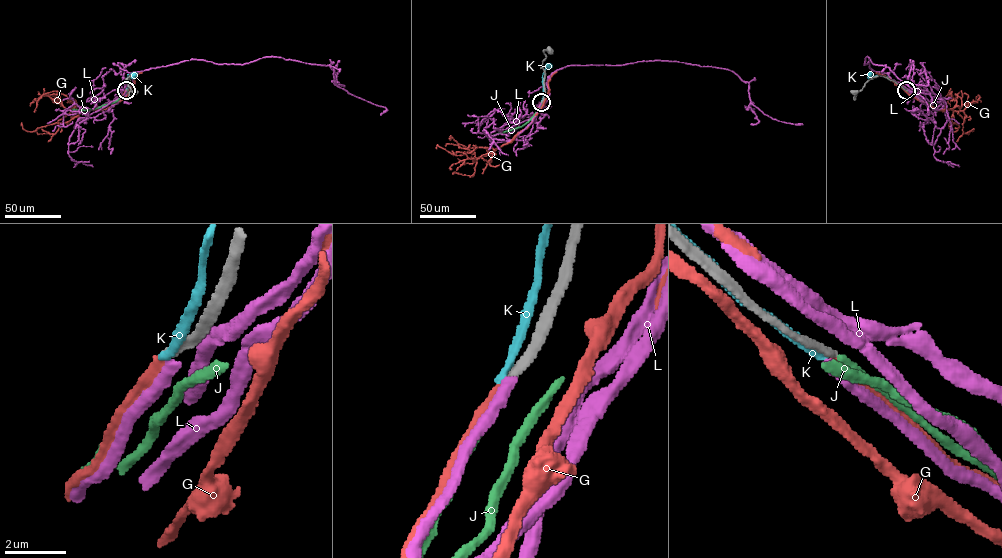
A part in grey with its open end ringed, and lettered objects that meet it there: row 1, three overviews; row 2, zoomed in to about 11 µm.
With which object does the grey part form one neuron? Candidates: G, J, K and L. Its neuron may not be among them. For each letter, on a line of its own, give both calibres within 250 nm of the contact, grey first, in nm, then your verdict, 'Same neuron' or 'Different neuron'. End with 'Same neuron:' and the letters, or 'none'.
G: Thickness 240 nm (grey) against 240 nm. Different neuron
J: Thickness 240 nm (grey) against 240 nm. Different neuron
K: Thickness 320 nm (grey) against 280 nm. Different neuron
L: Thickness 280 nm (grey) against 400 nm. Different neuron
Same neuron: none

